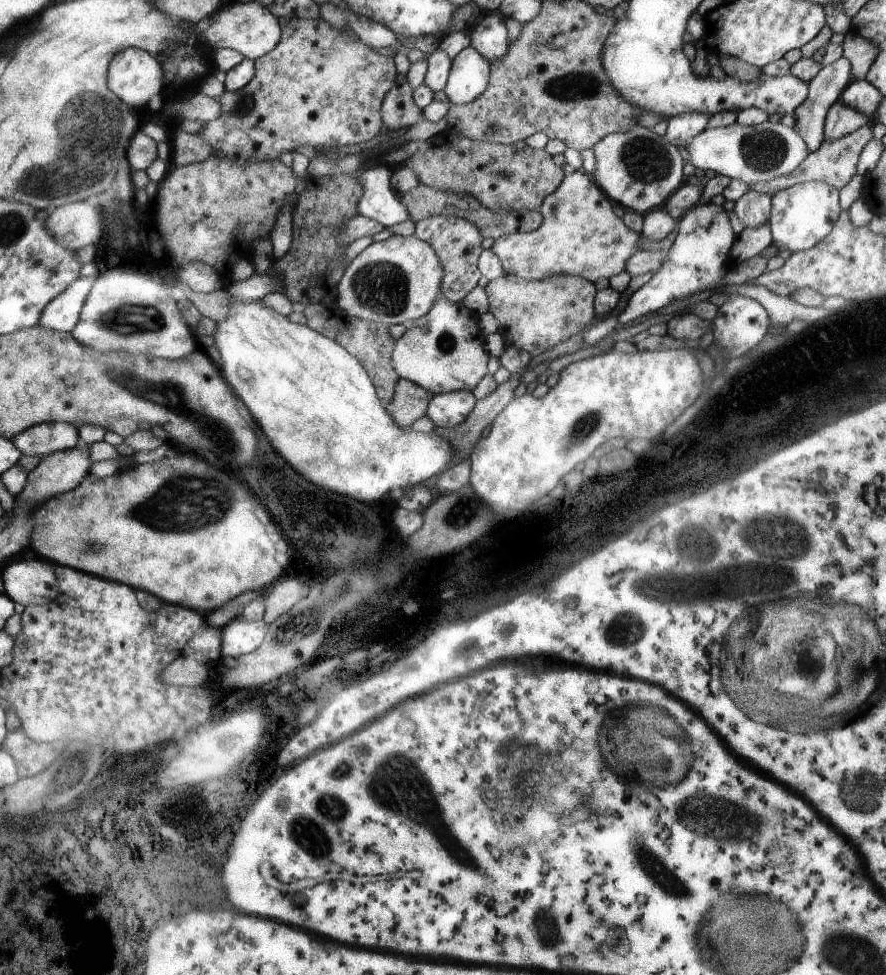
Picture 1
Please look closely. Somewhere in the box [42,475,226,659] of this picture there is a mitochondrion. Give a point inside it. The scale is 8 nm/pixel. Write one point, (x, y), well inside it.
(88, 551)

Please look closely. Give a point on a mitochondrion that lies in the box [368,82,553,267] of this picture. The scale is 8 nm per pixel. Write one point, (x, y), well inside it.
(493, 126)

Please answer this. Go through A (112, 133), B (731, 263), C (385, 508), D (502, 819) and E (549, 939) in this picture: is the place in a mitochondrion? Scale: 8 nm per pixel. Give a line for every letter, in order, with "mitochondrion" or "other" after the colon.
A: mitochondrion
B: other
C: other
D: other
E: other

